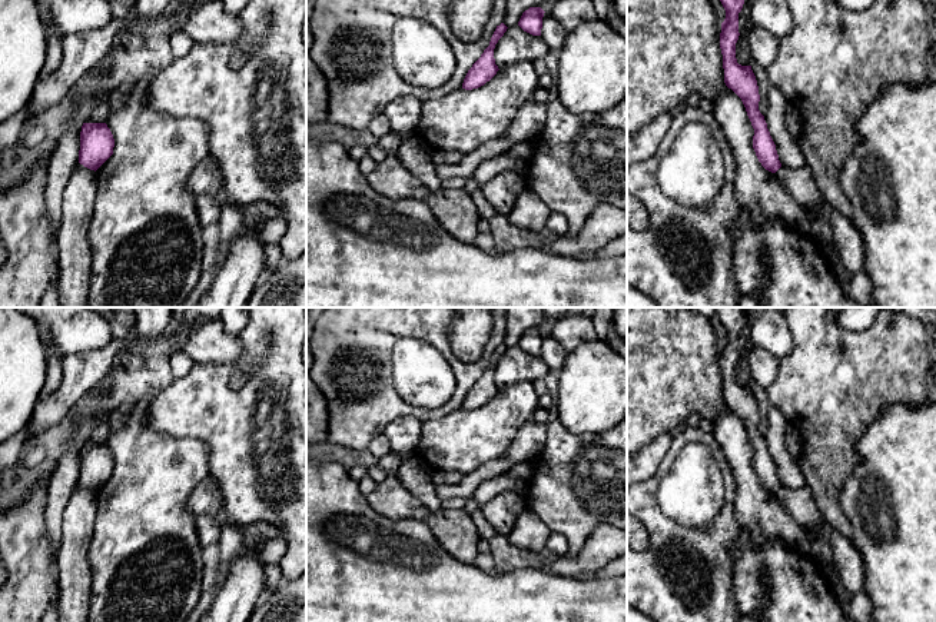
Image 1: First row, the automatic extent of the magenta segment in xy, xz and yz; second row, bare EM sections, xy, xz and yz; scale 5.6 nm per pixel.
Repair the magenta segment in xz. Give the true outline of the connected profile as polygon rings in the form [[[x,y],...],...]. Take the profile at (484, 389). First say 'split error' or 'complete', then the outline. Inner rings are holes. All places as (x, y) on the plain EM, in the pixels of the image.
complete | [[[504,343],[497,346],[497,349],[491,357],[489,366],[484,370],[481,377],[468,390],[468,393],[464,399],[464,403],[462,403],[462,409],[465,409],[465,410],[478,409],[478,408],[484,406],[487,402],[489,402],[497,395],[497,392],[499,389],[495,385],[494,369],[495,369],[495,365],[498,363],[498,360],[507,352],[507,349],[508,347]]]

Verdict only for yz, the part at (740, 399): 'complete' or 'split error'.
complete

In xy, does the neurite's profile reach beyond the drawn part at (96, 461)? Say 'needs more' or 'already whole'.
already whole

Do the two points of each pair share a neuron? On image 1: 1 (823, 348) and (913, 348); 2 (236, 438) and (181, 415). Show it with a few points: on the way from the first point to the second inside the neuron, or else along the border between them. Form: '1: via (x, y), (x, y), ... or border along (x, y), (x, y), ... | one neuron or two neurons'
1: via (846, 355), (890, 355) | one neuron
2: via (222, 423), (213, 415), (195, 415) | one neuron

